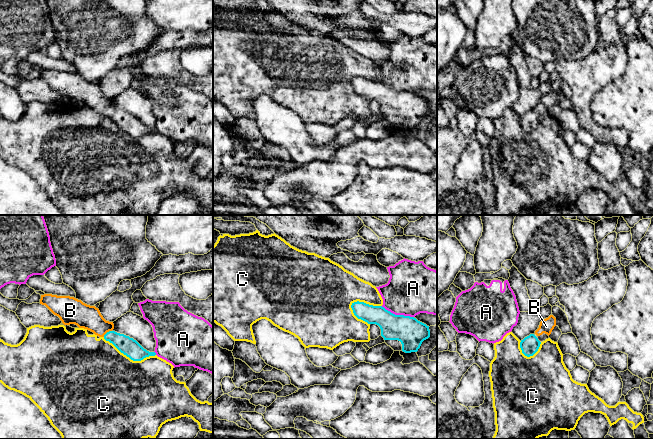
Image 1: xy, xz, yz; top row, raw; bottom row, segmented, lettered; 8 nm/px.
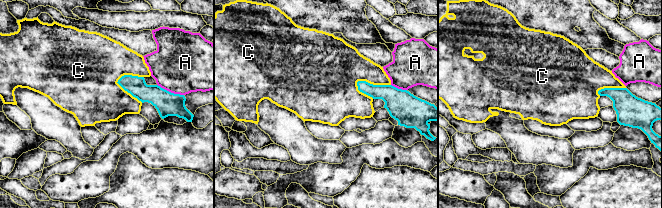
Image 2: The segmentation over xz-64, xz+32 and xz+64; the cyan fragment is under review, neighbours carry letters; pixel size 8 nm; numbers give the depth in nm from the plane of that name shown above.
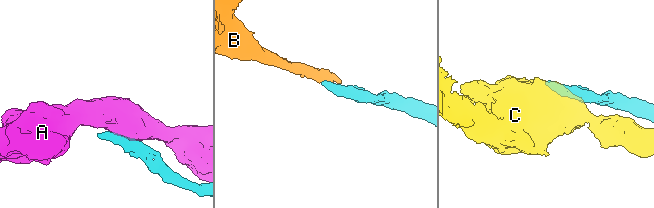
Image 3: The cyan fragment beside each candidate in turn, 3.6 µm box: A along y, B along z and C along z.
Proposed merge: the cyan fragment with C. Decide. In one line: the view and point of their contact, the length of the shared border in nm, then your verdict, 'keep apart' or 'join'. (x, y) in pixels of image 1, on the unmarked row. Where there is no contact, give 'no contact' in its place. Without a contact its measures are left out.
xz (365, 79) | 260 nm | keep apart

